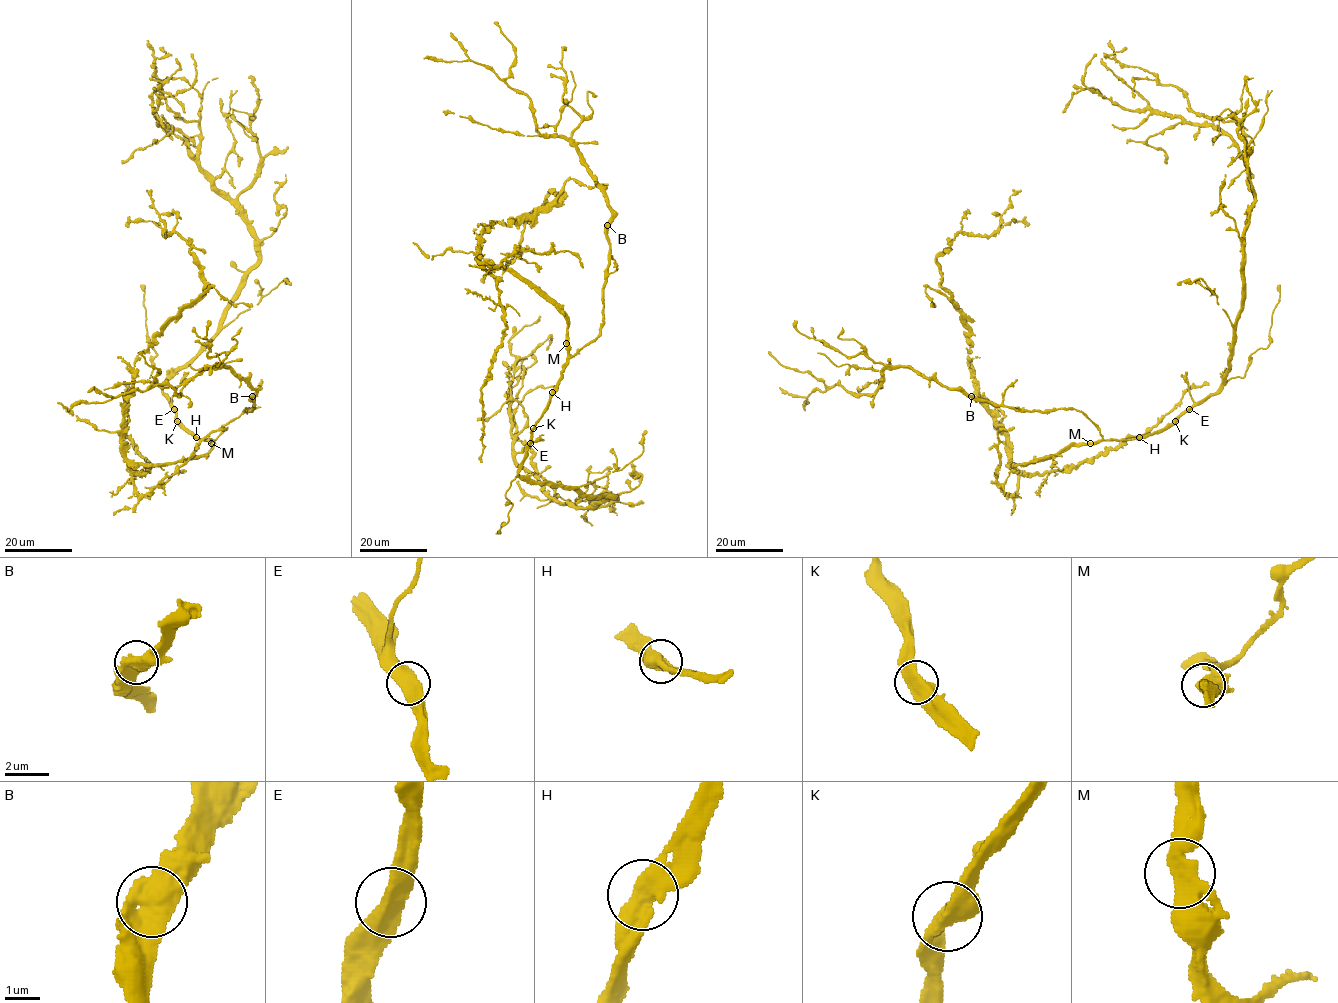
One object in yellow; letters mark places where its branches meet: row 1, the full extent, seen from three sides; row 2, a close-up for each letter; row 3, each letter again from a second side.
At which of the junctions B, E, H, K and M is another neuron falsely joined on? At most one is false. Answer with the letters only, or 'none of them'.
none of them

